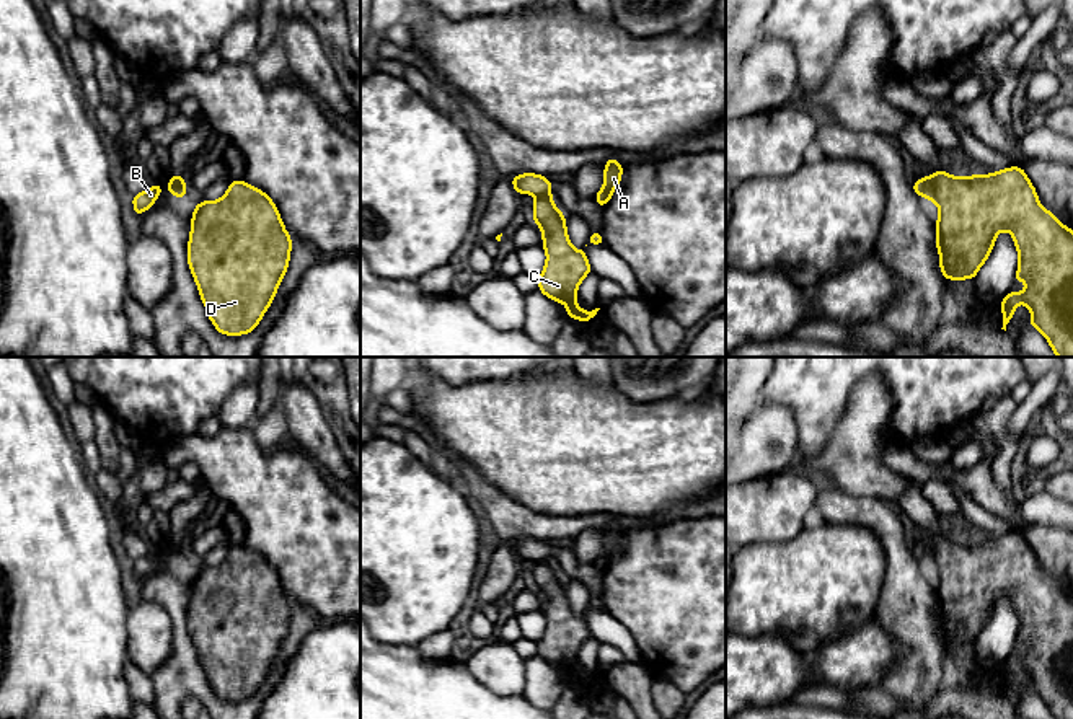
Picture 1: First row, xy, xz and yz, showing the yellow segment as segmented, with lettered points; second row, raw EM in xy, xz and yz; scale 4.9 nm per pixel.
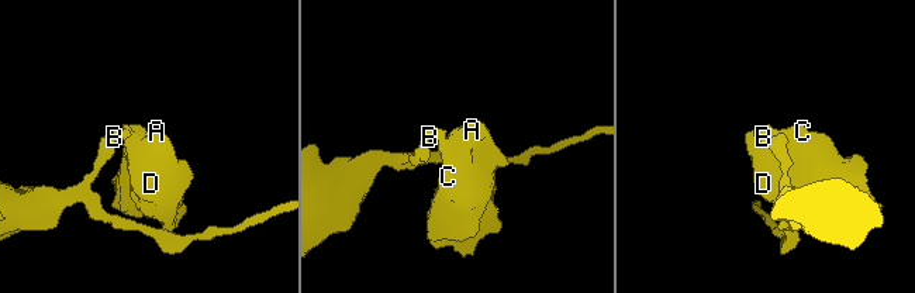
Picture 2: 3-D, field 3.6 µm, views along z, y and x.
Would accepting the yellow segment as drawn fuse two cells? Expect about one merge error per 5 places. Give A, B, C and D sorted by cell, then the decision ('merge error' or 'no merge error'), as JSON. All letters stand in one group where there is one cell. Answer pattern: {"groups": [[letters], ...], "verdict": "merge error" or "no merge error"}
{"groups": [["A", "C", "D"], ["B"]], "verdict": "merge error"}

